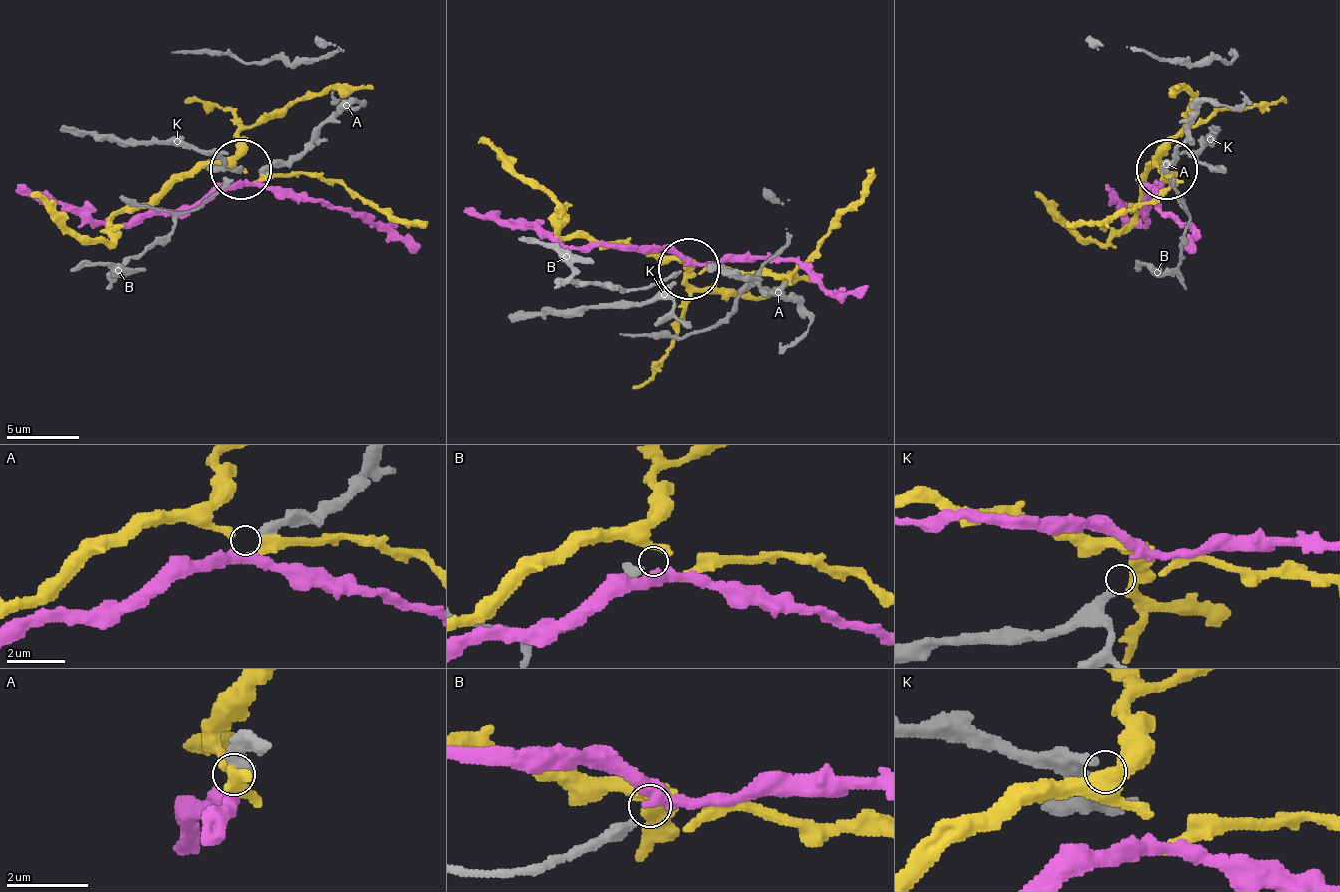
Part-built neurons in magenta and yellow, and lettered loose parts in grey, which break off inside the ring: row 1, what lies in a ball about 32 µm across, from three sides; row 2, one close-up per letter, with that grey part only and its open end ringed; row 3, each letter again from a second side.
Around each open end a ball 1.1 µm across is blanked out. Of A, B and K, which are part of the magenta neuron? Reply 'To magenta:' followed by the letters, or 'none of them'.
To magenta: A

